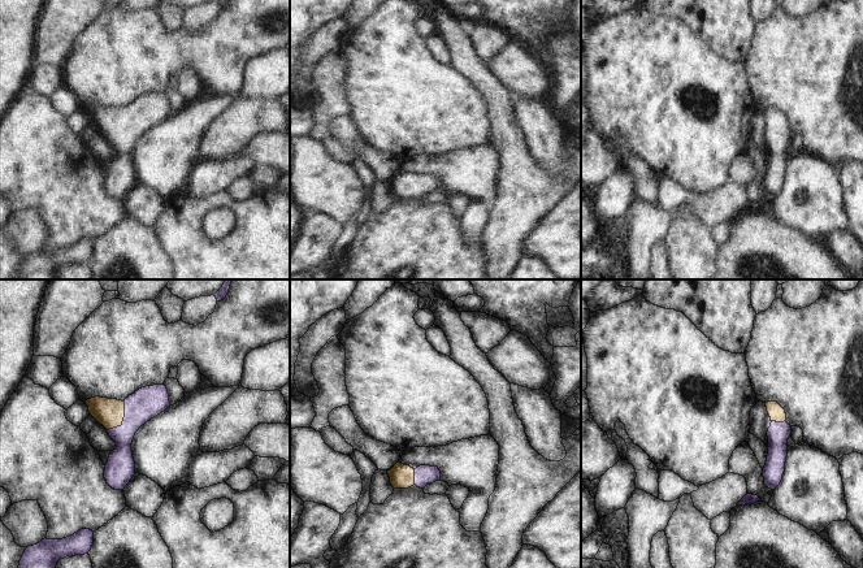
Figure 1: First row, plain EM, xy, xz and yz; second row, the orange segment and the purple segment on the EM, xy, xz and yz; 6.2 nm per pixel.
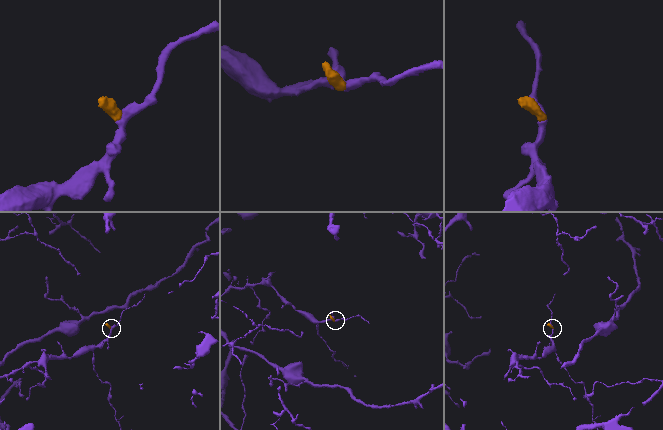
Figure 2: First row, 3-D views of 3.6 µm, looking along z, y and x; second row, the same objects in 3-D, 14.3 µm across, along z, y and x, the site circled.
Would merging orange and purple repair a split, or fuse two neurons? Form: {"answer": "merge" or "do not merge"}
{"answer": "merge"}

